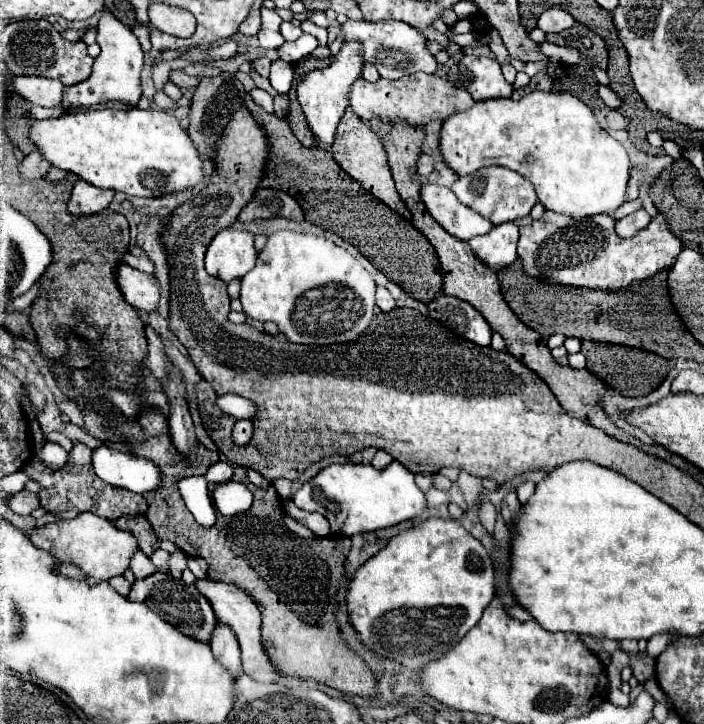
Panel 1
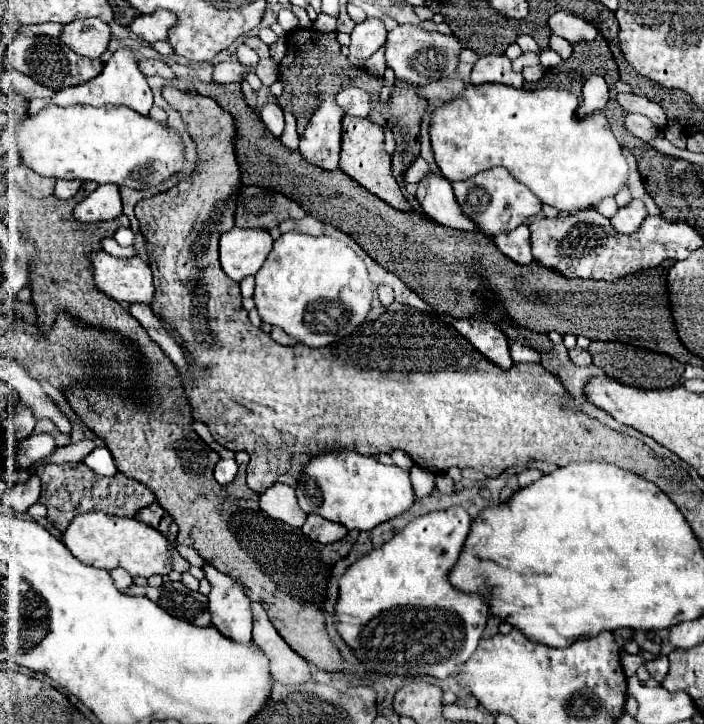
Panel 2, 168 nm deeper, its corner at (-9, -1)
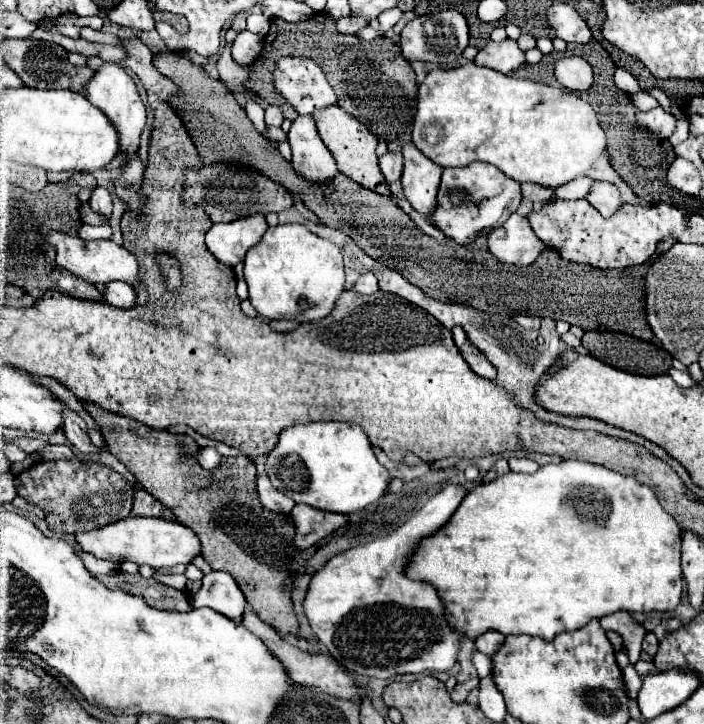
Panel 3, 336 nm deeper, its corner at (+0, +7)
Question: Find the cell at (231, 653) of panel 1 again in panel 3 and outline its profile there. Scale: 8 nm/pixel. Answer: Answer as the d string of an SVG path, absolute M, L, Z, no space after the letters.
M211 571L205 575L201 589L189 597L189 603L197 609L211 607L229 619L241 619L247 605L235 579L225 571Z

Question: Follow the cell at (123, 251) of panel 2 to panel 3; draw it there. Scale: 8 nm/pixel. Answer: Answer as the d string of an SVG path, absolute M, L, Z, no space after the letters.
M81 225L79 233L81 239L91 241L91 239L111 239L111 227L109 225Z

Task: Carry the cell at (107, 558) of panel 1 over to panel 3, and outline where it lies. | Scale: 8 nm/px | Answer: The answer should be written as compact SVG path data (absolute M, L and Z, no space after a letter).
M127 517L123 521L105 525L89 533L77 533L77 543L81 551L87 551L99 559L111 559L115 563L133 561L137 565L151 565L153 569L173 567L177 563L189 565L197 555L201 555L199 537L185 525L177 521L157 519L157 517Z

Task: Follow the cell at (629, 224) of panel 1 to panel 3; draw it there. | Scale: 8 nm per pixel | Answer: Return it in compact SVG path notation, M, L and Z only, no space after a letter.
M595 181L593 187L591 187L591 191L587 193L587 201L603 217L611 217L619 209L619 205L621 205L619 189L613 183L607 183L607 181Z

